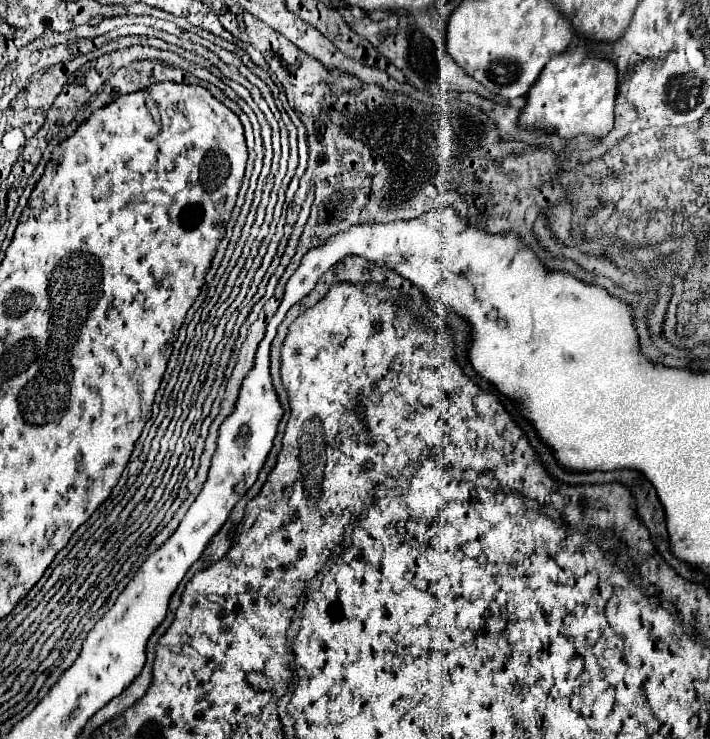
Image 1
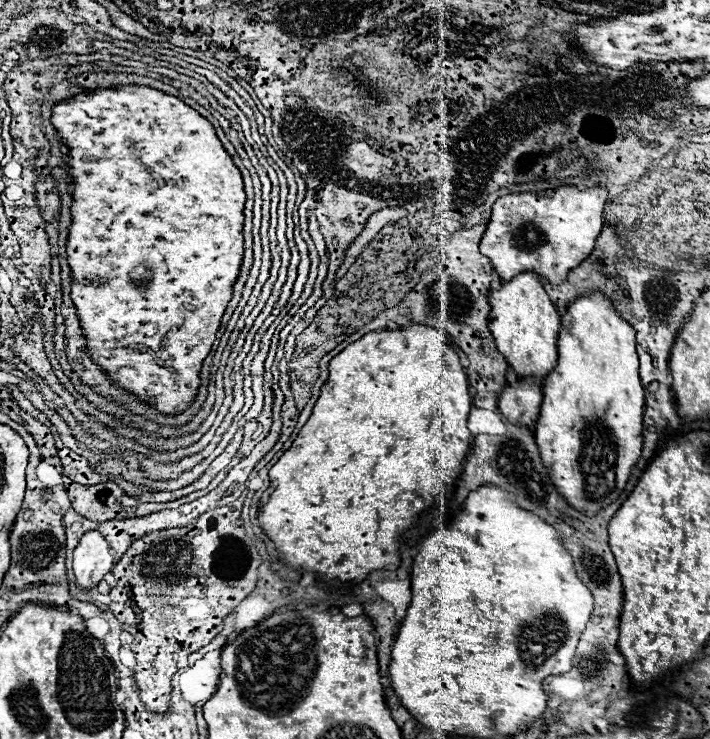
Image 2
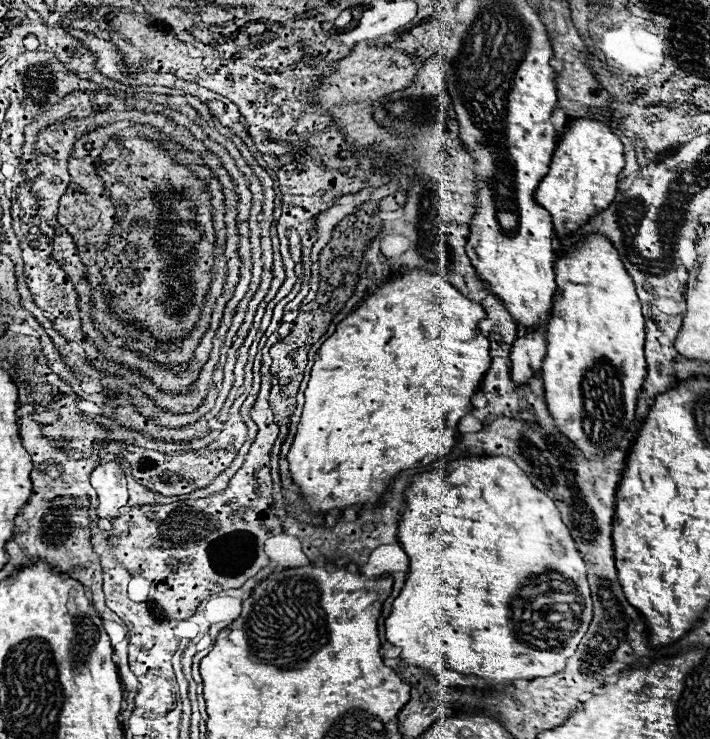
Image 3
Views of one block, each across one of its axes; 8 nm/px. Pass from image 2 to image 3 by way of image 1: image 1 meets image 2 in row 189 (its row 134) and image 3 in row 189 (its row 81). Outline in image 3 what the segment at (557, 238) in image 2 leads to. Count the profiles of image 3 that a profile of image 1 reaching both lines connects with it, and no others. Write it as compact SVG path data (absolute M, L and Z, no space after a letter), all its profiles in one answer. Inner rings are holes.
M592 118L574 120L562 134L552 156L550 172L536 188L534 200L552 214L558 236L568 236L598 210L610 206L616 196L618 174L624 168L624 146L606 124Z

